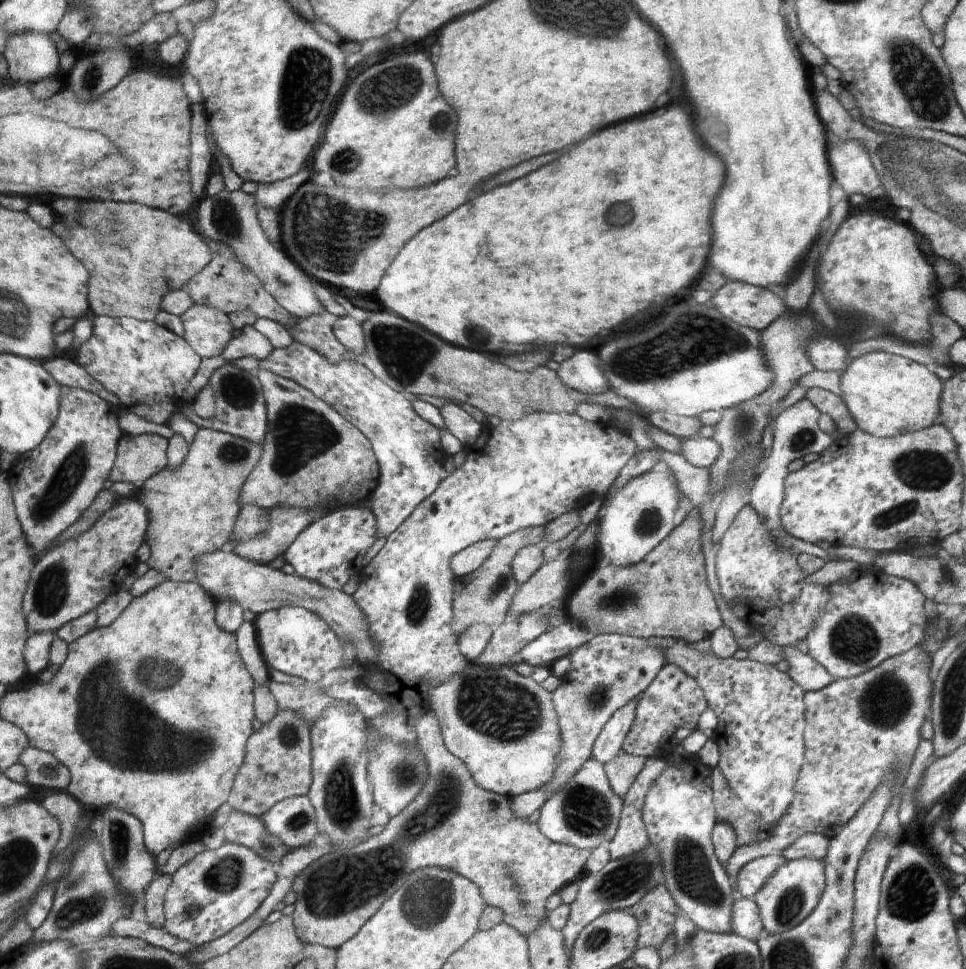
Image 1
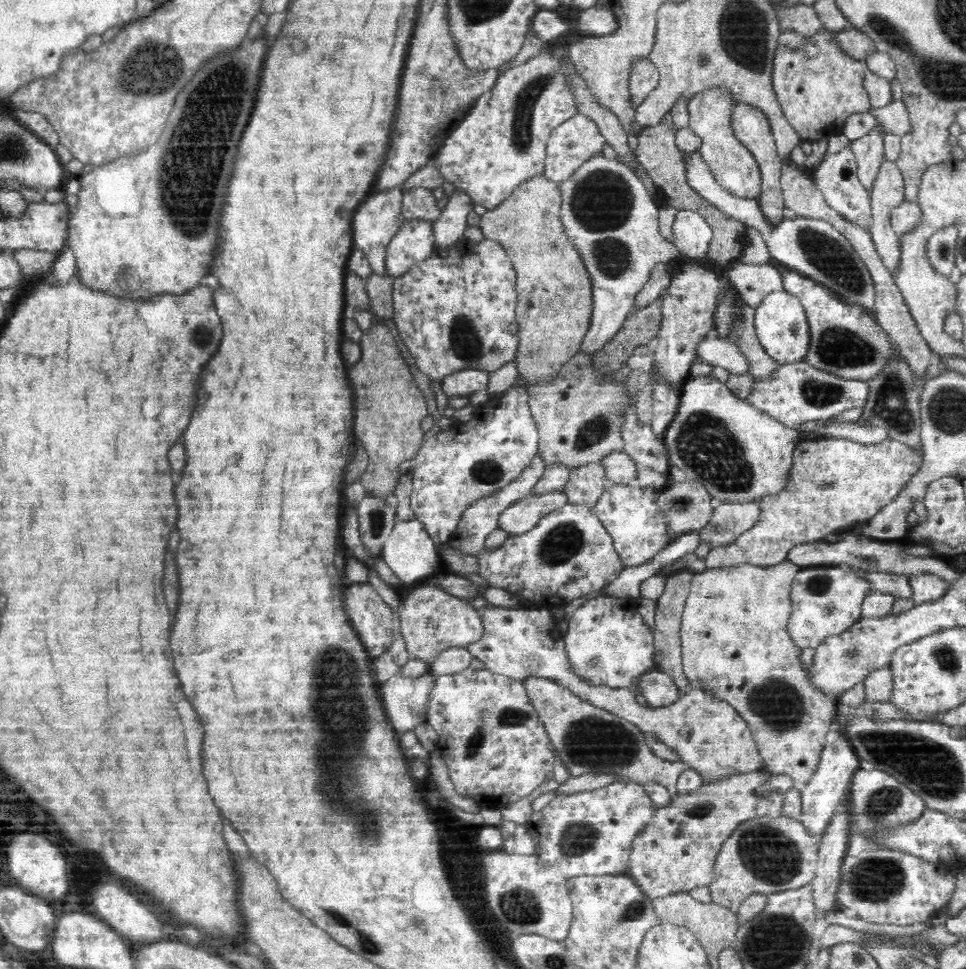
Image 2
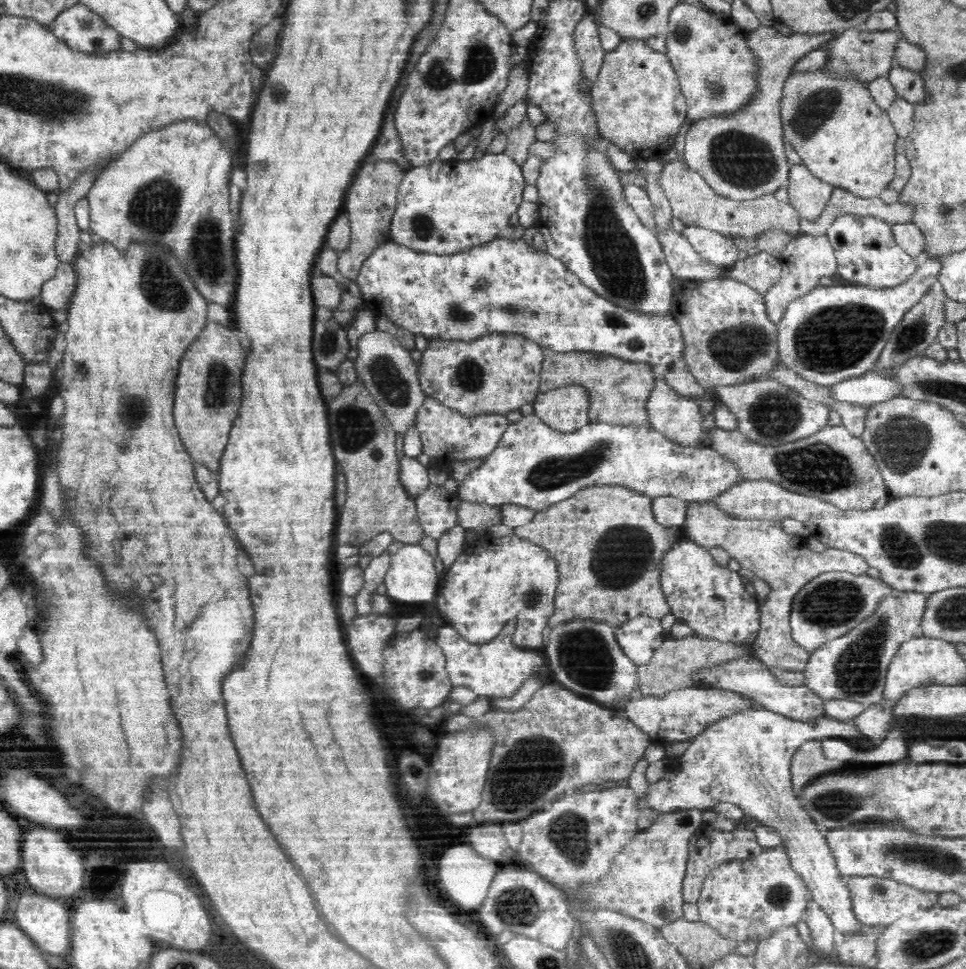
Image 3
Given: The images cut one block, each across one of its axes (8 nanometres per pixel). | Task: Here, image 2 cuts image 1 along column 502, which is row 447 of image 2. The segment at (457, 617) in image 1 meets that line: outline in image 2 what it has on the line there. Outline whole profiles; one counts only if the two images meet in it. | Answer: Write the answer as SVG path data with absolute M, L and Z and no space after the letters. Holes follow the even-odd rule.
M578 352L568 360L568 362L566 362L564 368L556 374L556 377L554 377L552 381L542 381L540 383L530 384L527 386L529 394L529 408L533 414L533 419L535 420L539 435L537 455L544 458L544 465L551 466L552 464L563 464L565 467L576 469L576 466L584 467L588 464L599 463L600 460L604 460L607 456L610 456L612 452L623 451L623 416L624 412L626 412L626 406L628 406L628 398L626 398L626 386L622 386L622 382L624 382L624 378L630 374L630 367L624 366L618 374L614 374L614 376L612 376L612 378L608 378L608 380L602 380L602 373L606 375L606 372L599 372L599 369L594 367L594 360L590 356L587 356L587 353Z

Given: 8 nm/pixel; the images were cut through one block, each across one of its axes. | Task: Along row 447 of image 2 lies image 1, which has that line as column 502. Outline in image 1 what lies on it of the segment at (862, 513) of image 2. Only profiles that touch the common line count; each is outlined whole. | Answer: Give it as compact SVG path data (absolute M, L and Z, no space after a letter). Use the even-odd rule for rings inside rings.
M432 713L420 716L414 728L418 732L418 750L424 754L428 768L428 780L424 780L420 794L398 816L391 817L380 834L362 840L352 848L332 848L332 852L318 858L300 876L294 878L294 884L290 888L290 891L296 893L293 921L297 937L306 945L316 944L336 950L343 947L381 909L382 904L405 885L410 874L418 868L436 866L453 870L473 881L481 890L485 905L497 906L503 910L503 922L527 938L547 918L547 899L585 875L585 865L592 852L550 842L541 834L537 823L530 823L528 818L518 818L512 814L512 800L509 796L501 796L481 788L466 764L449 752L436 716Z

